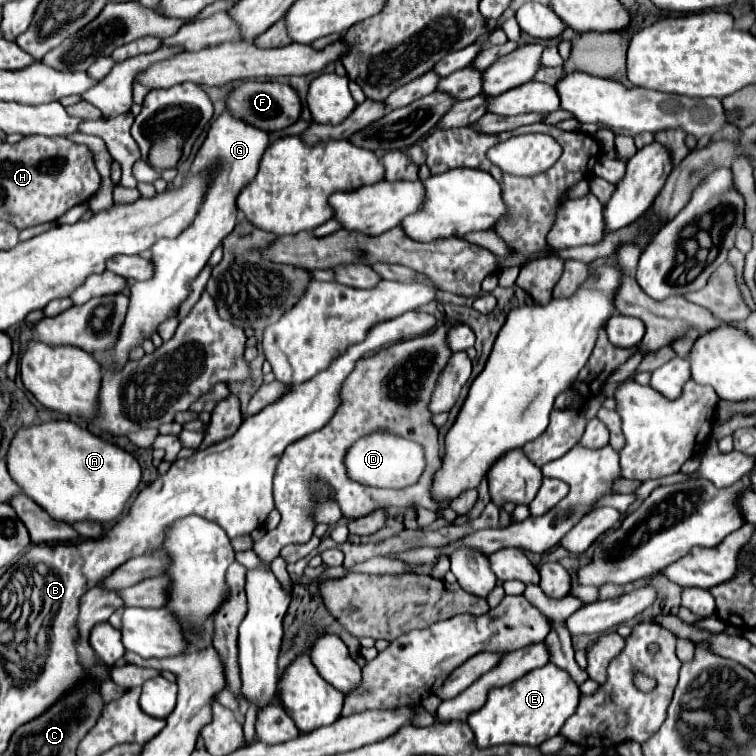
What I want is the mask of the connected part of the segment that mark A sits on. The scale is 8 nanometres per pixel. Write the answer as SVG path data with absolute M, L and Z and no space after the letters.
M54 420L16 432L8 456L8 472L22 492L54 520L114 522L140 484L140 464L118 448L72 420Z

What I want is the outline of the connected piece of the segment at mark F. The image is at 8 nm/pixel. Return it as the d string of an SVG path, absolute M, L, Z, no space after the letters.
M246 82L230 94L226 106L234 112L234 116L244 118L252 126L268 132L278 132L292 126L302 114L302 102L298 92L292 86L278 82Z

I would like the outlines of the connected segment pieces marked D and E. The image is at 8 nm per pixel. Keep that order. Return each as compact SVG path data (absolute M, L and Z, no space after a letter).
M376 430L368 436L362 436L348 448L344 456L348 476L358 484L374 488L408 488L422 476L424 464L424 448L420 448L420 444L414 440L404 440L402 436L396 436L388 430Z
M546 664L522 676L520 680L492 688L488 692L486 704L468 714L468 726L476 736L478 748L488 748L496 744L526 744L540 746L544 740L556 736L564 722L574 714L580 700L578 684L554 664Z

